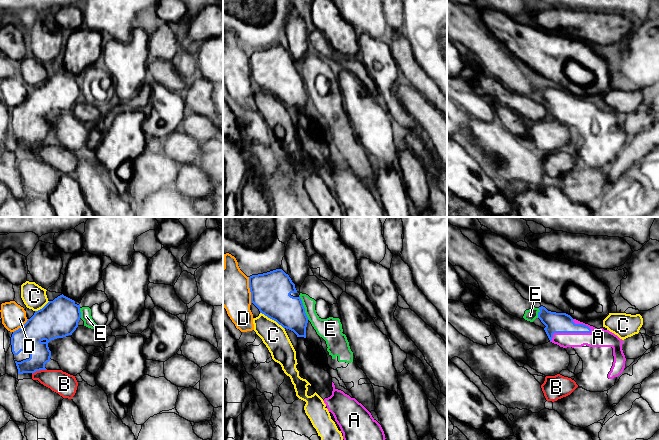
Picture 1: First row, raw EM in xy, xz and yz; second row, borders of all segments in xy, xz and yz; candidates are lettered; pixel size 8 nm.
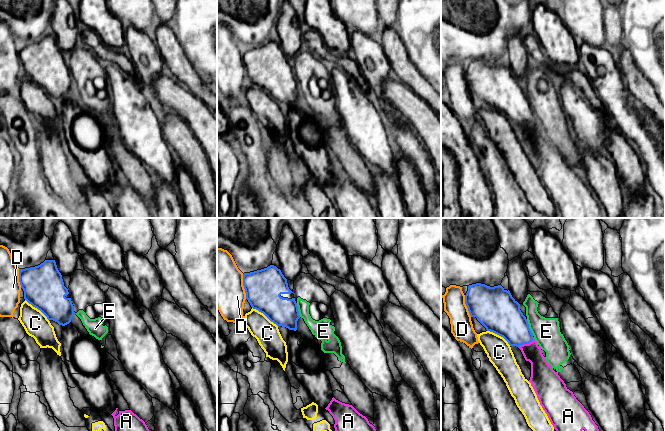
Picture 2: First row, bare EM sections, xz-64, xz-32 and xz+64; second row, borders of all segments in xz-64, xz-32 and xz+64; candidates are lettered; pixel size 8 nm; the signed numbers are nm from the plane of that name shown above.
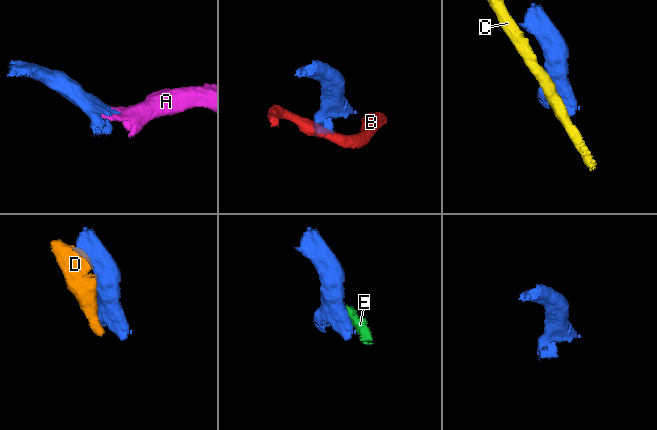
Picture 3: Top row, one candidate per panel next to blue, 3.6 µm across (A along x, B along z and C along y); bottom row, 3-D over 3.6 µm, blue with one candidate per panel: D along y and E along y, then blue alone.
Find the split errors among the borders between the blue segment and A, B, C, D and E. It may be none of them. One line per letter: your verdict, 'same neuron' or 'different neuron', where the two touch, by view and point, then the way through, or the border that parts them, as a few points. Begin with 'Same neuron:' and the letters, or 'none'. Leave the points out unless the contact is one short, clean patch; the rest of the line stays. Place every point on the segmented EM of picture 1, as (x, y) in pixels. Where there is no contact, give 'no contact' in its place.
Same neuron: A
A: same neuron; contact yz (569, 332); way yz (555, 322), (564, 331), (569, 332), (598, 337)
B: different neuron; contact xy (39, 370); border xy (46, 369), (40, 369), (32, 374)
C: different neuron; contact xz (272, 319)
D: different neuron; contact xz (250, 290)
E: different neuron; contact xz (303, 307); border xz (299, 295), (304, 312), (309, 319)

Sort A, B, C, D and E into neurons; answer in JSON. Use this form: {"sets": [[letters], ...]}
{"sets": [["A"], ["B"], ["C"], ["D"], ["E"]]}

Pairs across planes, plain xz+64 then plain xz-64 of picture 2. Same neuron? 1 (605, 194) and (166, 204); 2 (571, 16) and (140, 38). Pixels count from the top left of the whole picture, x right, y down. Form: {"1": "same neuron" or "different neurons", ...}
{"1": "same neuron", "2": "different neurons"}

